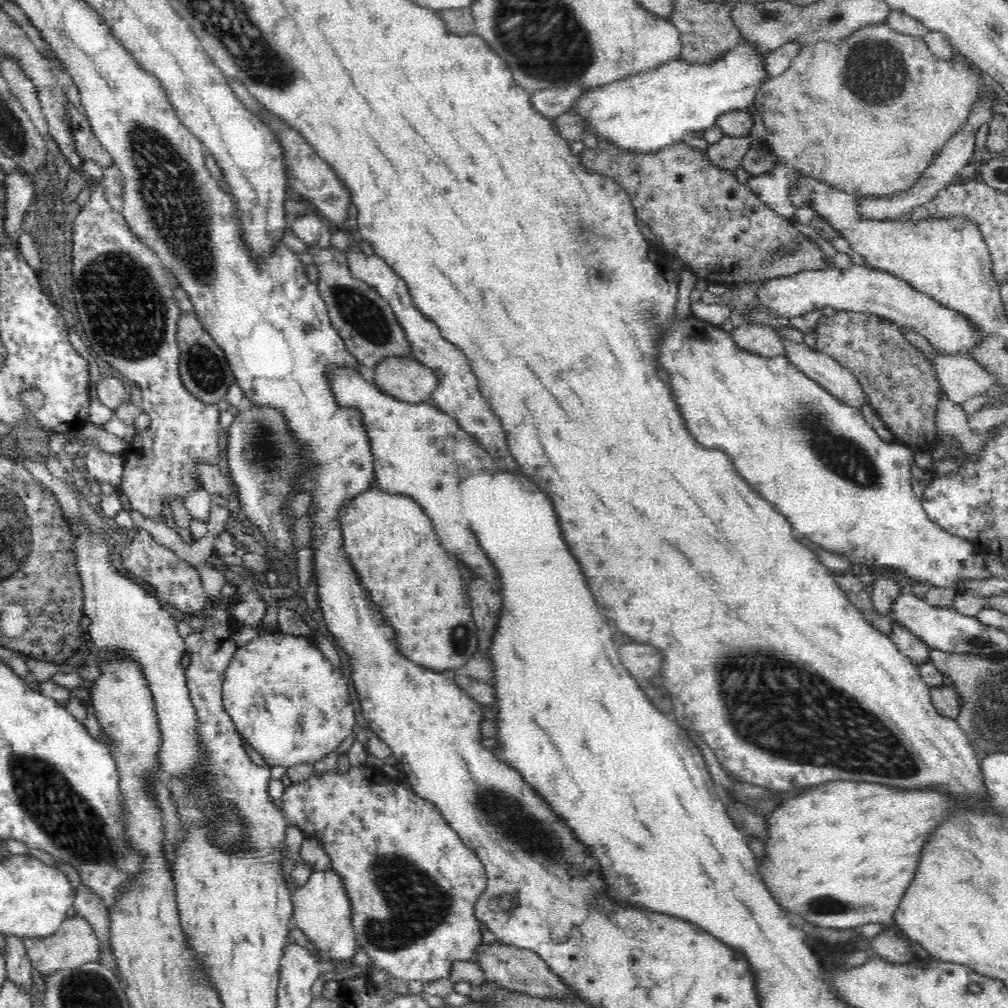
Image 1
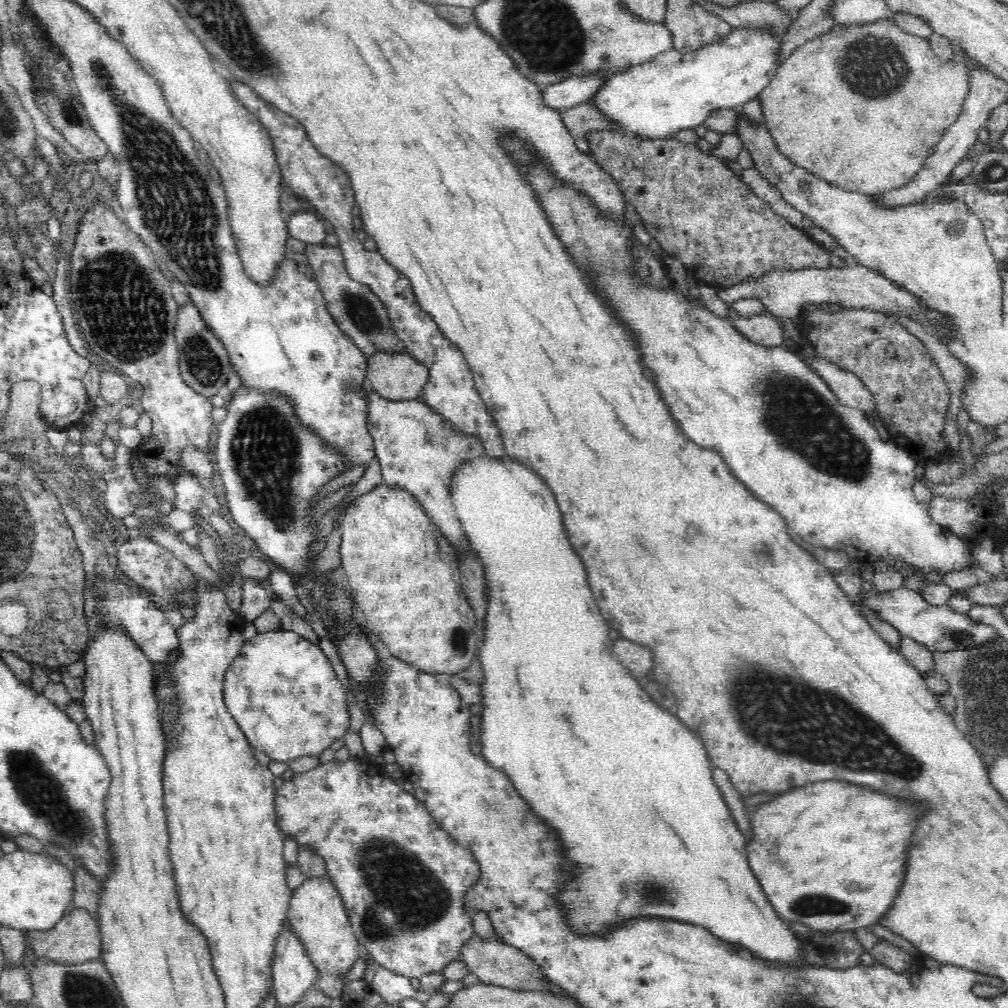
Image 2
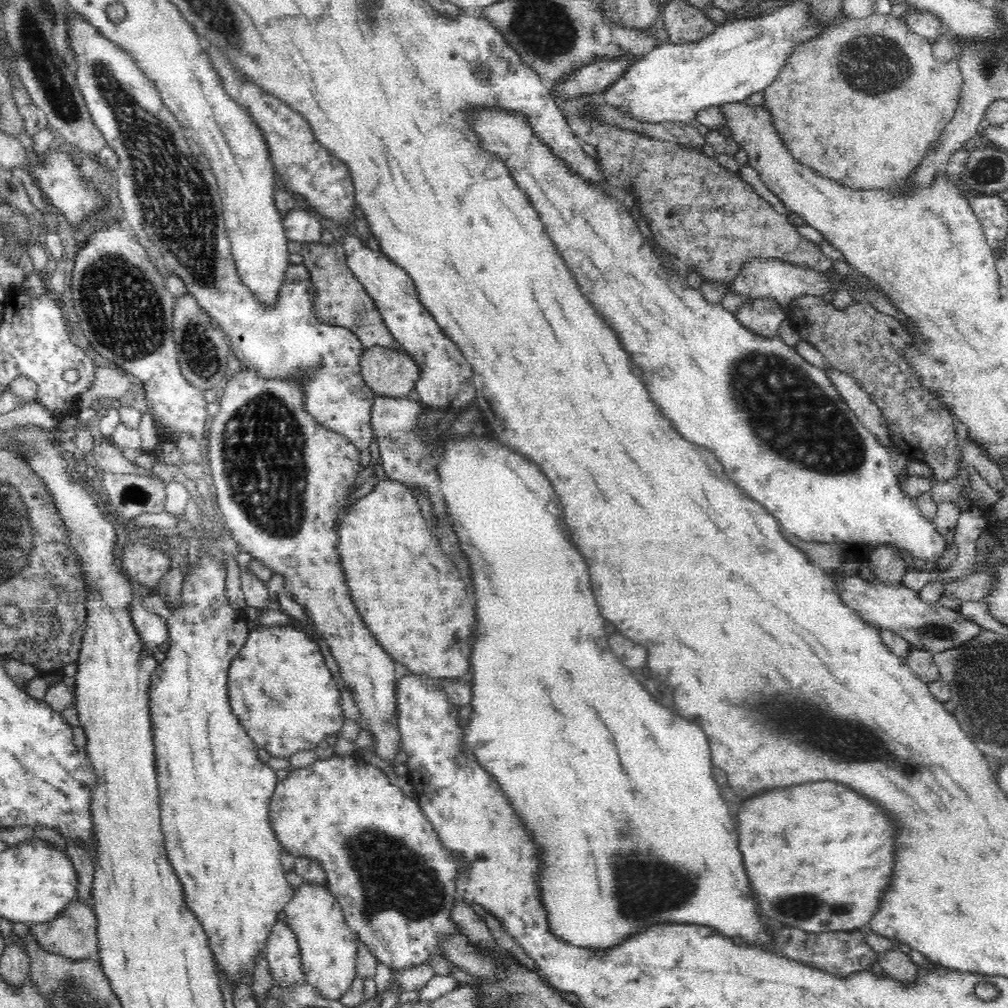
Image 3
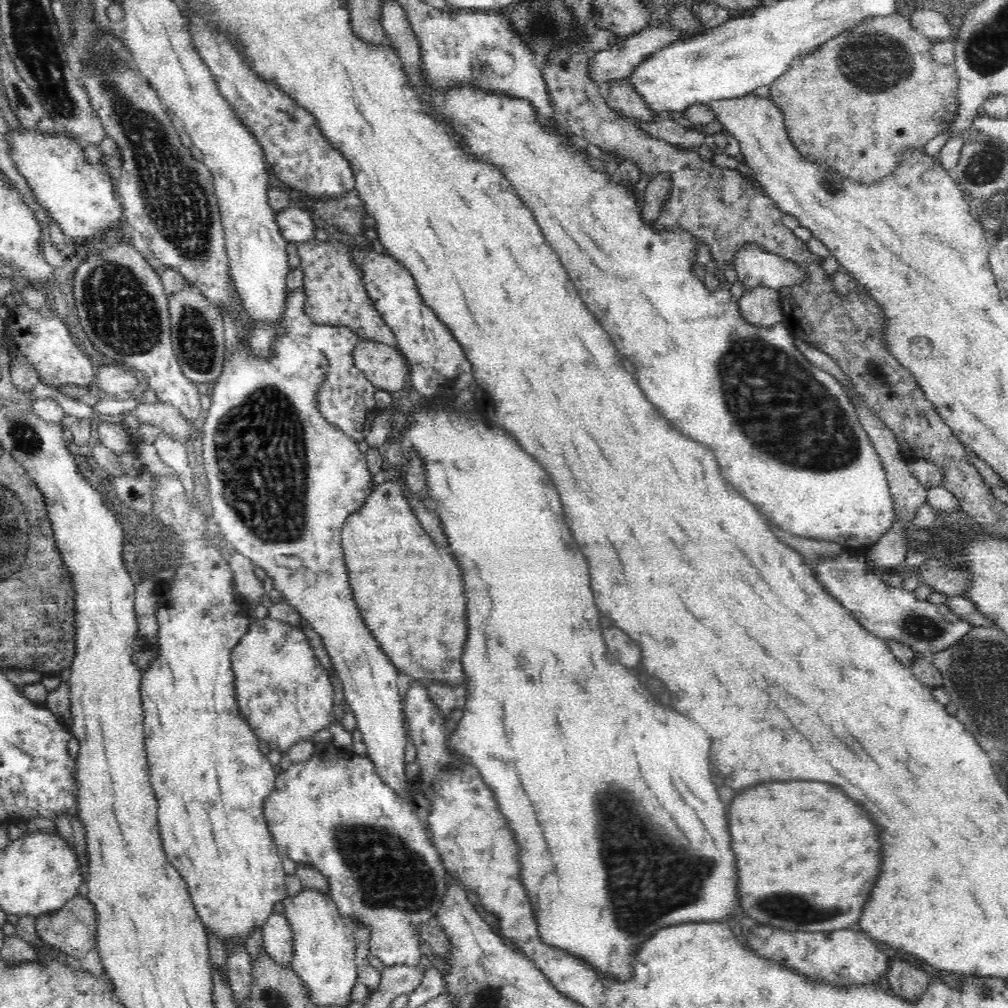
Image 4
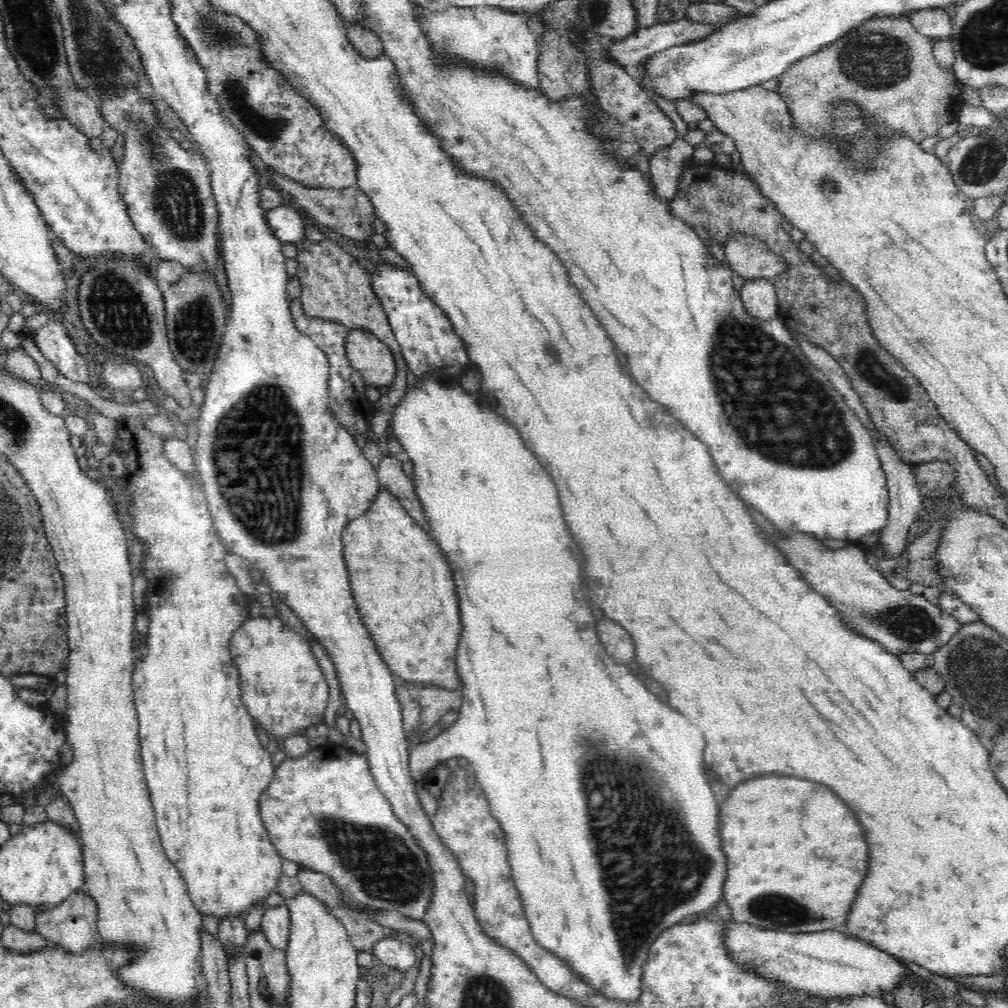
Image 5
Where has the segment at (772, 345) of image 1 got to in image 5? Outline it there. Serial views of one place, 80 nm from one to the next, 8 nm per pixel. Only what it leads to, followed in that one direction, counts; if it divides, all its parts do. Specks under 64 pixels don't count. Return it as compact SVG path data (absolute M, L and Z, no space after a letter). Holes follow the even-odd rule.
M766 279L748 281L739 293L746 313L752 318L768 322L778 316L779 297L774 283Z

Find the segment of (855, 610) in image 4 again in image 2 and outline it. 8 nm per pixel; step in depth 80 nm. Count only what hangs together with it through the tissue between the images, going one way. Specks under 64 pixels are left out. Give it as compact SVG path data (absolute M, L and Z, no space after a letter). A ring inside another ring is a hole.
M904 587L881 595L876 595L872 590L866 593L863 604L875 608L879 612L879 617L896 628L900 634L913 638L931 651L950 652L956 649L976 648L1000 638L996 627L977 623L969 615L955 612L950 605L928 604L922 593Z

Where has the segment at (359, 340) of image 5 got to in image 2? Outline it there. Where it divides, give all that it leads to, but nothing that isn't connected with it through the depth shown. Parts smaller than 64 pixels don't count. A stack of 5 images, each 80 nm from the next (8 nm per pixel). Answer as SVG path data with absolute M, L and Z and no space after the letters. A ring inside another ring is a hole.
M379 352L367 360L367 385L384 398L416 400L430 380L427 366L406 353Z

